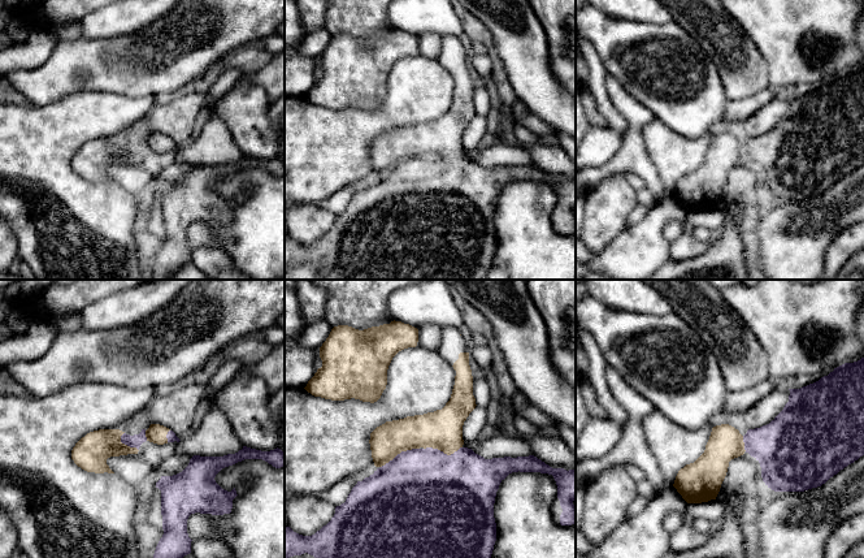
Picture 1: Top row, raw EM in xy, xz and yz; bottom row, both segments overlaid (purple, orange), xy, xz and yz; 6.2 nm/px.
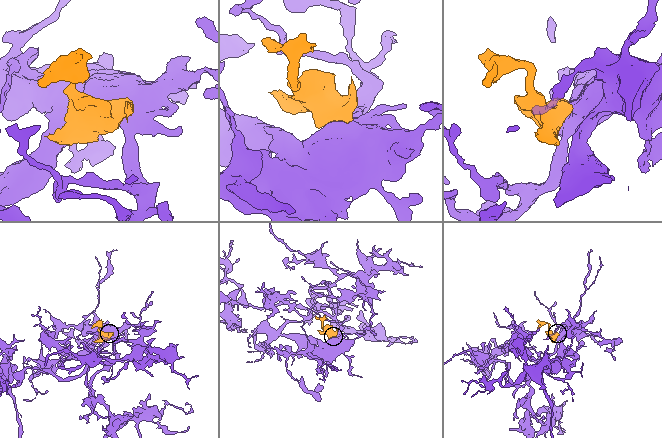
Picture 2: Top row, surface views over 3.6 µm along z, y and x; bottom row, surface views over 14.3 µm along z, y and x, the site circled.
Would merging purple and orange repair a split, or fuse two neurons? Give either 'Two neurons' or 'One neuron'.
One neuron

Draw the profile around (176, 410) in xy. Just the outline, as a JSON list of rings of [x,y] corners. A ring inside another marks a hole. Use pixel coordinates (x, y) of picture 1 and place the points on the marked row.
[[[209,382],[175,386],[165,395],[152,398],[144,410],[127,419],[118,429],[125,432],[127,424],[144,420],[164,425],[183,440],[190,434],[197,405],[208,397],[212,397]]]

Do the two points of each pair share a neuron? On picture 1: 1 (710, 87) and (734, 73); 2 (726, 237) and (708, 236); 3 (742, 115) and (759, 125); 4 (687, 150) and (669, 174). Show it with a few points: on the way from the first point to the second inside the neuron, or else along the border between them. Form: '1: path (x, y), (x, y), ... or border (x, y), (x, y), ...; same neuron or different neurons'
1: border (706, 53), (717, 70), (728, 99); different neurons
2: border (716, 234), (710, 242); different neurons
3: border (772, 99), (743, 122); different neurons
4: path (681, 156), (671, 168); same neuron

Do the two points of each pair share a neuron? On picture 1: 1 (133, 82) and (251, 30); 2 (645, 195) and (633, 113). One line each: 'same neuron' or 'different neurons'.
1: same neuron
2: different neurons

